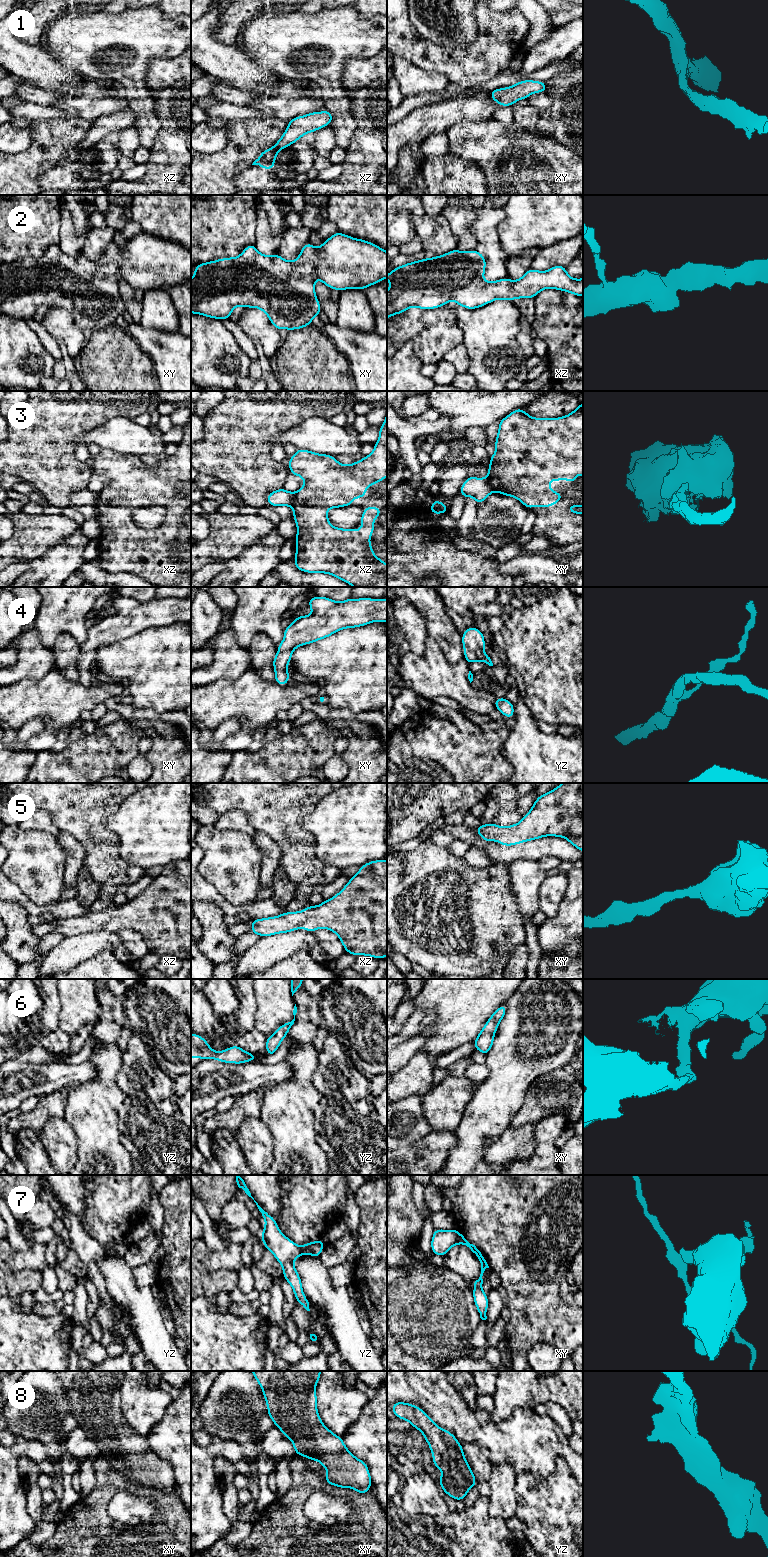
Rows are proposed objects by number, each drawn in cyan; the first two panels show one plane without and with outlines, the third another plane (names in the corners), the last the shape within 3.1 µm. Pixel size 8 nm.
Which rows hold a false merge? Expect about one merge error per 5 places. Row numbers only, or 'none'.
3, 7

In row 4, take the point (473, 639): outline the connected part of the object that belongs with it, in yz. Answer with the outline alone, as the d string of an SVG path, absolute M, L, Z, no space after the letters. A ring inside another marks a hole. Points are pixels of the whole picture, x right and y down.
M467 627L462 634L462 645L464 647L464 658L471 665L475 661L485 662L493 666L490 657L484 652L484 634L475 627Z

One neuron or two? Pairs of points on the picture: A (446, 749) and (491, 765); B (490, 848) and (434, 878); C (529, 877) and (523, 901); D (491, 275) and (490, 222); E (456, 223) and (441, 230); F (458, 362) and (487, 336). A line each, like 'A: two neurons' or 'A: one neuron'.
A: one neuron
B: two neurons
C: one neuron
D: one neuron
E: two neurons
F: two neurons

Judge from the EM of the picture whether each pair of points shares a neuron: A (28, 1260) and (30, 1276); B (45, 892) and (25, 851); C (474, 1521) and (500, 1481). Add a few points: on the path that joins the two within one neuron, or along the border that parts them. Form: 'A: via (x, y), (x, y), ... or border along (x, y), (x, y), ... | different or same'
A: border along (10, 1268), (12, 1270), (37, 1269), (41, 1273) | different
B: via (42, 882), (35, 861) | same
C: border along (488, 1497), (488, 1512), (492, 1516), (502, 1518) | different

